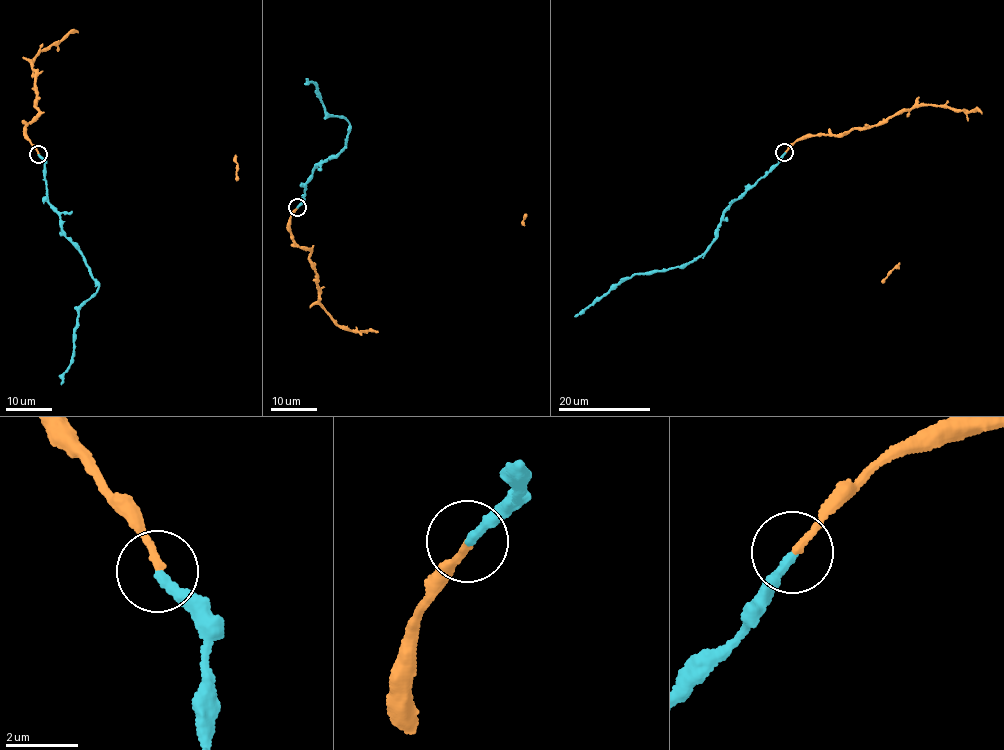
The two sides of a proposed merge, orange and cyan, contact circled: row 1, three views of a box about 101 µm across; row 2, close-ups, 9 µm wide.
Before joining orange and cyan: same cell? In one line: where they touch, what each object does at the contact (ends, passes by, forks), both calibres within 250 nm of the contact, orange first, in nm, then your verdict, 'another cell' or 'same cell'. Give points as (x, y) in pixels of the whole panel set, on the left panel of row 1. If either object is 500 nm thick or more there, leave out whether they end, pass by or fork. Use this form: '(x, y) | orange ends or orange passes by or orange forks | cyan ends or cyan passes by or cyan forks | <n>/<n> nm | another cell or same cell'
(38, 154) | orange ends | cyan ends | 200/260 nm | same cell

